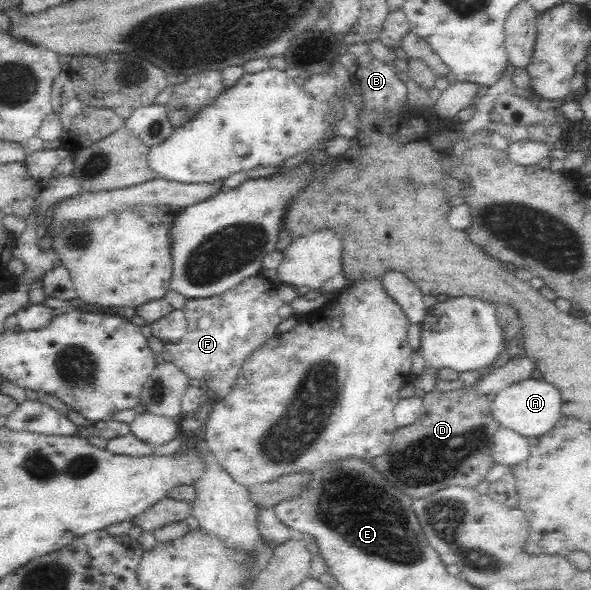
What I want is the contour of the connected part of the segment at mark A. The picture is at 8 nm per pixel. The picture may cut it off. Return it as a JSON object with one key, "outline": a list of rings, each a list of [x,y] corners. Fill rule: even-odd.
{"outline":[[[528,378],[506,386],[495,393],[491,402],[493,418],[501,428],[507,428],[524,438],[539,437],[554,428],[561,418],[561,395],[554,385],[542,378]]]}

